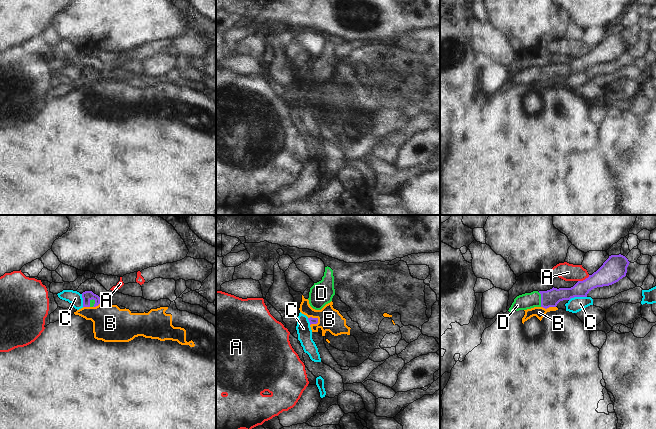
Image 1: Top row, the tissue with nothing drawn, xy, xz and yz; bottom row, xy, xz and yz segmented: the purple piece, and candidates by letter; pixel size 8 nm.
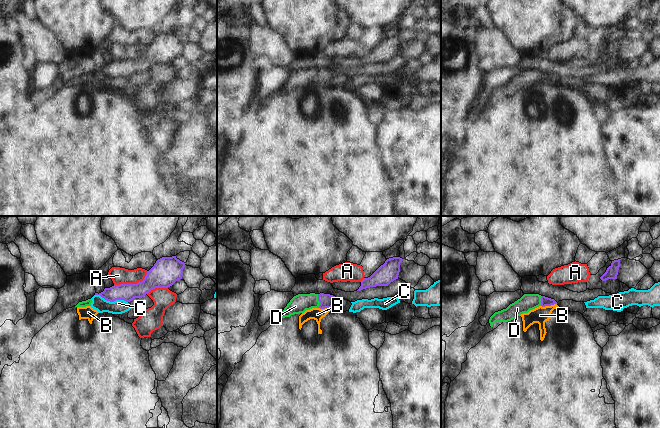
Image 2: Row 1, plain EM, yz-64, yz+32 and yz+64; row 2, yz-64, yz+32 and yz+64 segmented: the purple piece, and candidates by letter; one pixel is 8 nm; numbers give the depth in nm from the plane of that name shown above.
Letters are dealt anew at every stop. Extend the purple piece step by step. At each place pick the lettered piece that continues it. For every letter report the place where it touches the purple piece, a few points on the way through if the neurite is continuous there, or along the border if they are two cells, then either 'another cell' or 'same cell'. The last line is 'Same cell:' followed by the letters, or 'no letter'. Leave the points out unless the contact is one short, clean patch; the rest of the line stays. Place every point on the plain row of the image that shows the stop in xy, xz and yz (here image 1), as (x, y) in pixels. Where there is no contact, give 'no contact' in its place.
A: meets purple in yz at (583, 56); another cell
B: meets purple in yz at (548, 83); border along yz (541, 82), (545, 84), (555, 83); another cell
C: meets purple in yz at (577, 72); another cell
D: meets purple in yz at (541, 75); runs through yz (550, 74), (541, 75), (525, 77); same cell
Same cell: D

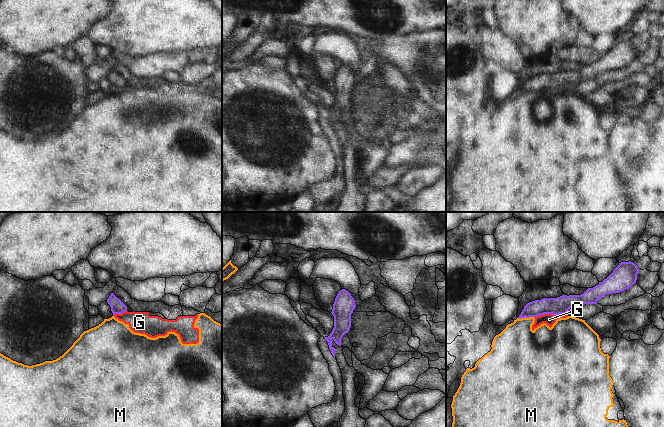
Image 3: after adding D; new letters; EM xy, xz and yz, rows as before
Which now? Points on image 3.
G: meets purple in yz at (549, 89); border along yz (565, 89), (557, 91), (541, 90), (534, 93); another cell
M: meets purple in yz at (525, 92); border along yz (533, 92), (518, 94); another cell
Same cell: no letter

